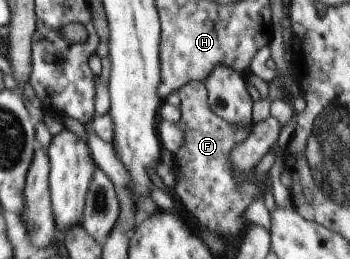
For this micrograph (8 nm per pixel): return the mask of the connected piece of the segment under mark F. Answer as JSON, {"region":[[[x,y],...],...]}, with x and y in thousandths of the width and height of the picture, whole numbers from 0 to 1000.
{"region":[[[577,313],[531,320],[503,359],[517,378],[517,452],[506,483],[523,502],[529,537],[523,564],[486,610],[506,645],[503,710],[491,730],[563,876],[586,896],[611,896],[629,919],[680,911],[709,873],[691,826],[726,764],[754,761],[754,741],[766,734],[766,691],[743,718],[731,710],[726,656],[694,699],[677,699],[660,629],[666,568],[703,541],[723,494],[714,483],[680,494],[617,448],[600,417],[594,355]]]}

